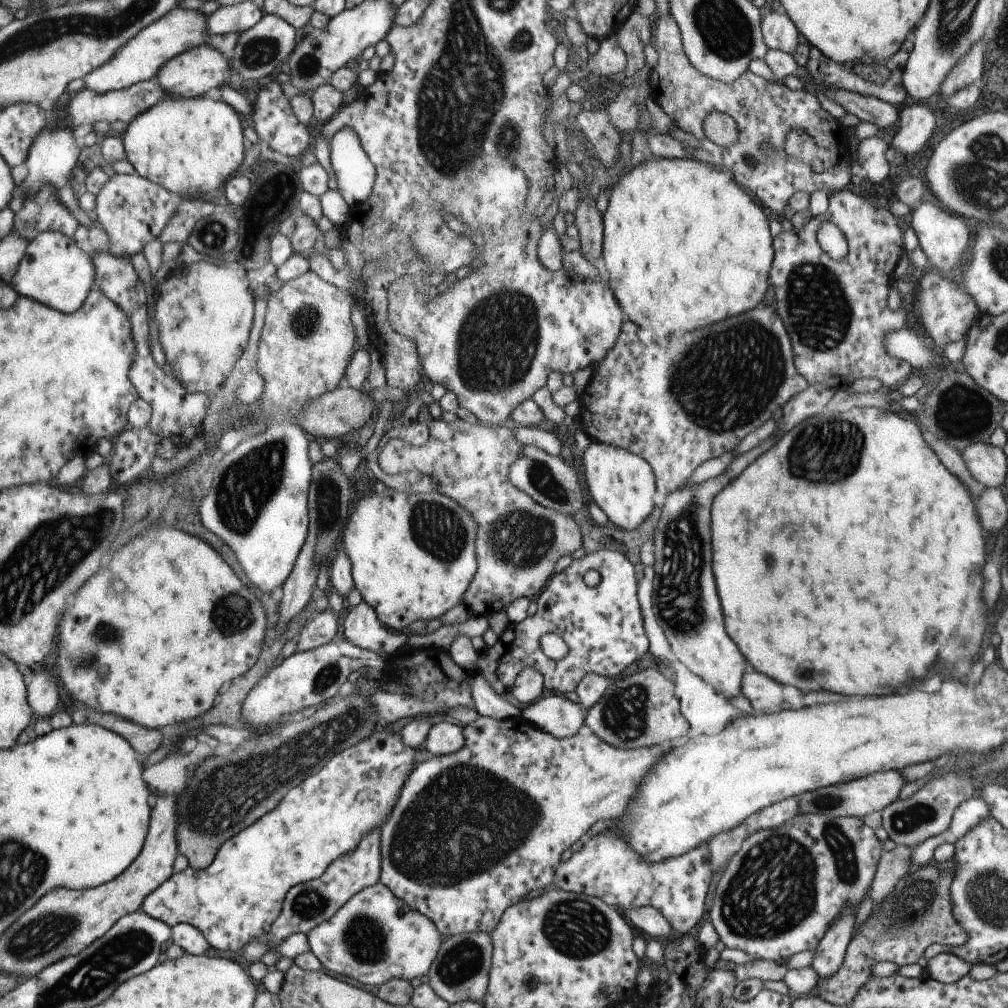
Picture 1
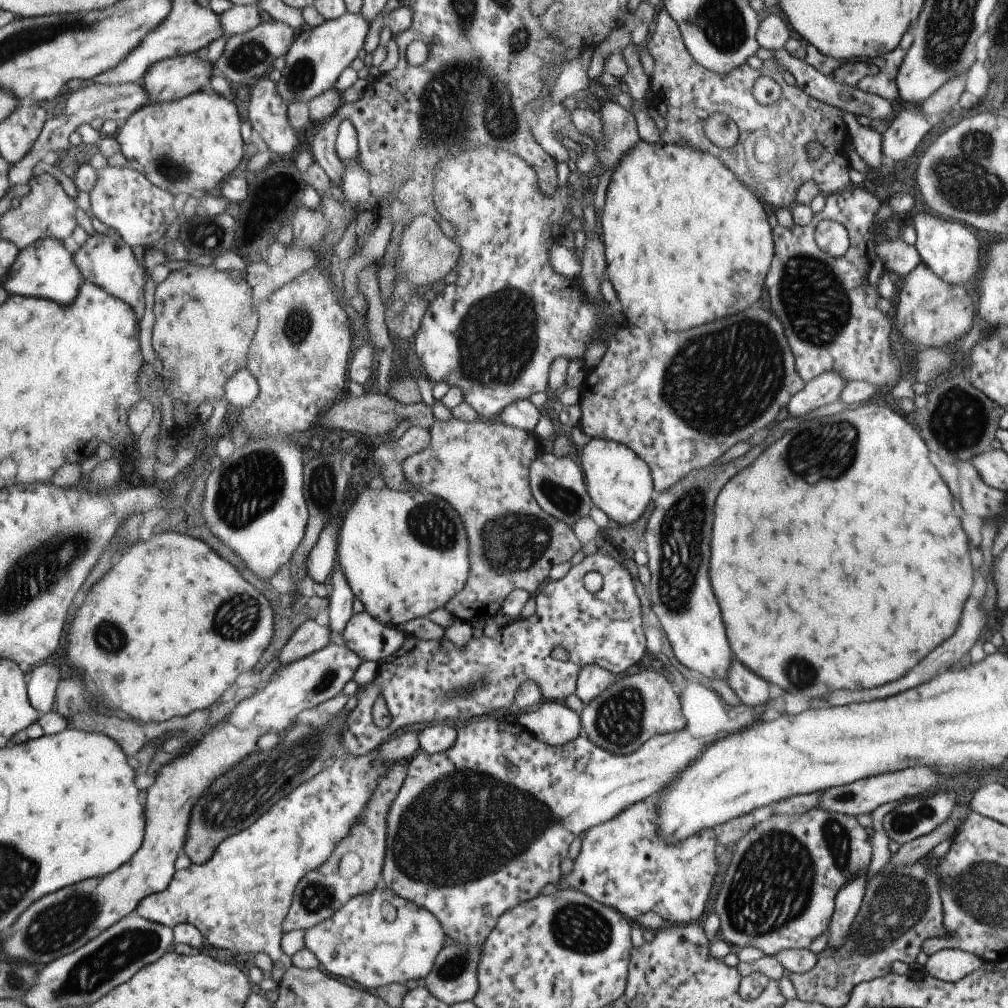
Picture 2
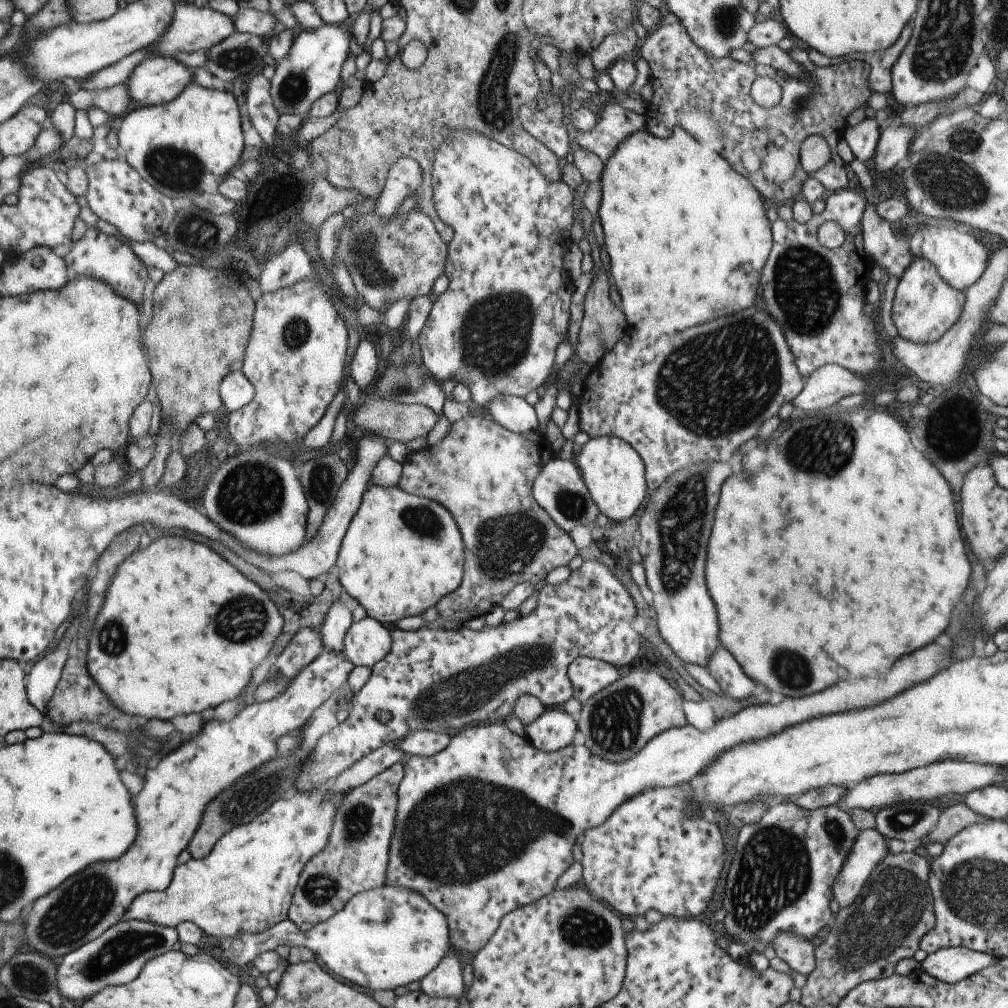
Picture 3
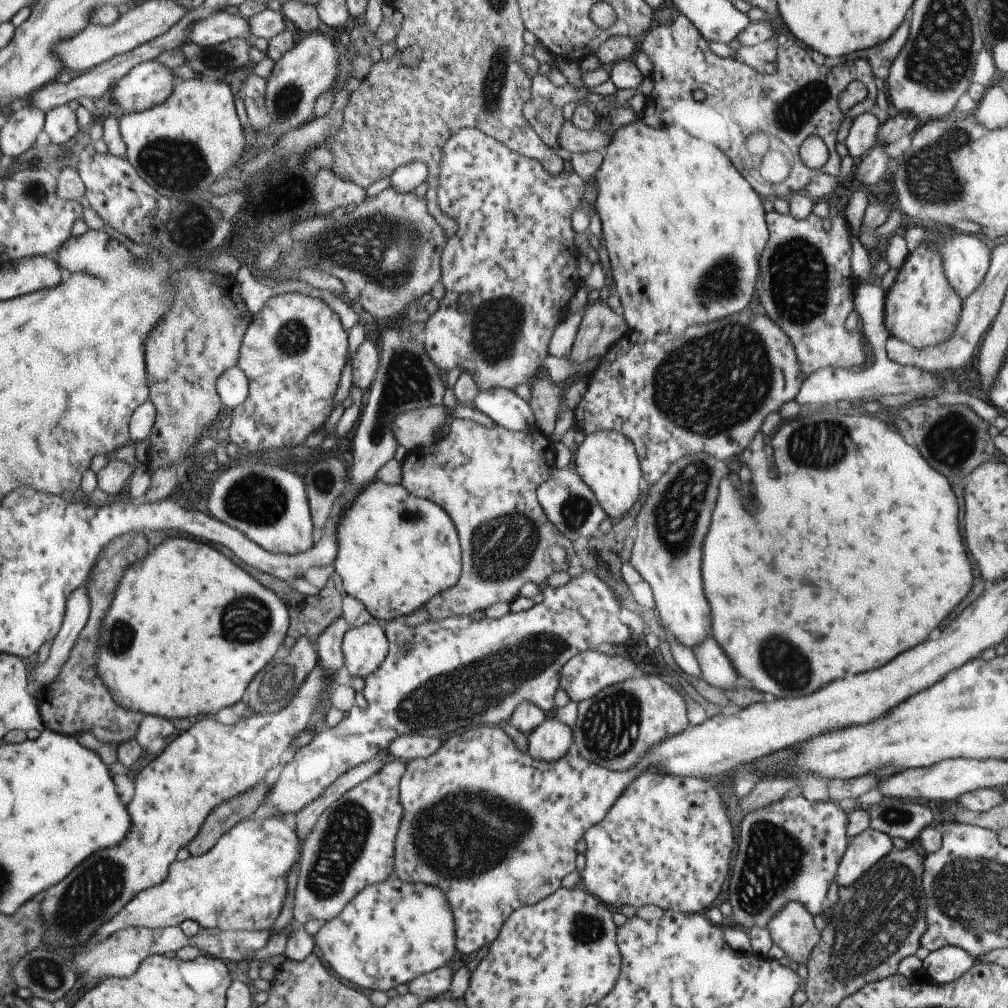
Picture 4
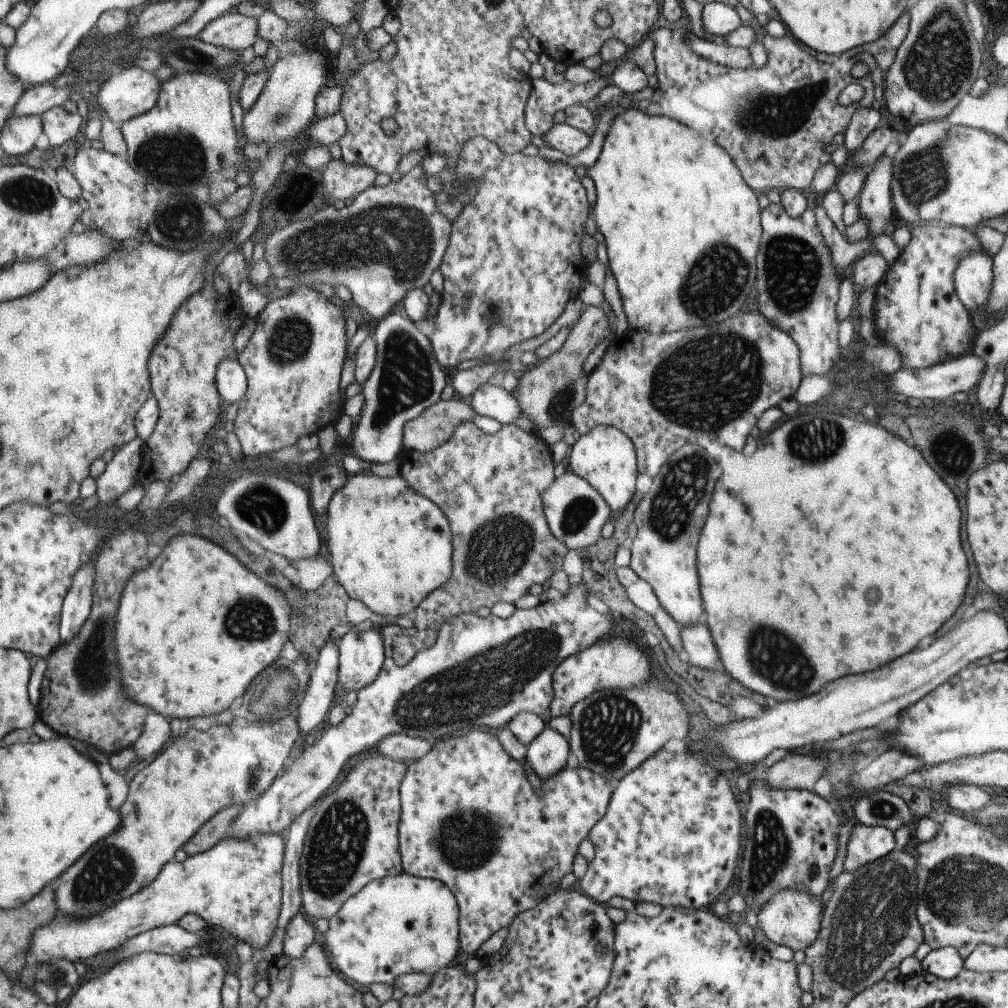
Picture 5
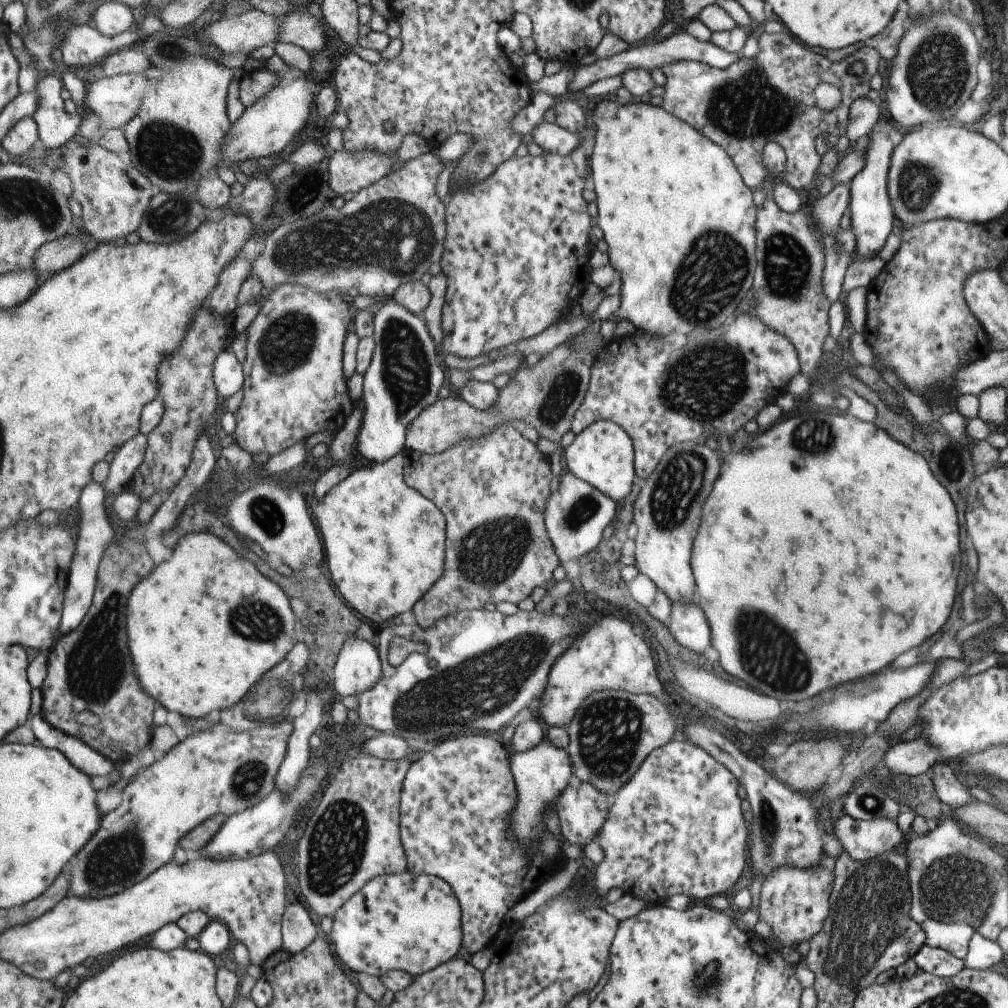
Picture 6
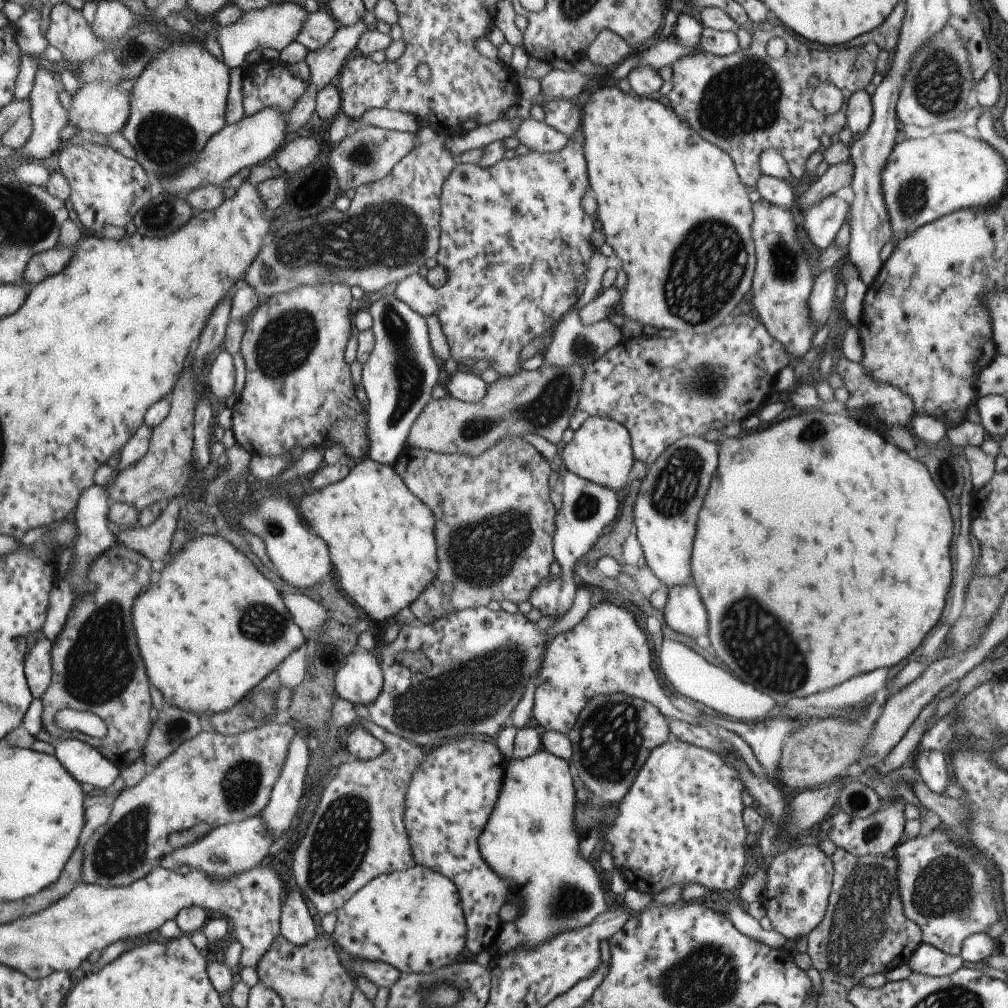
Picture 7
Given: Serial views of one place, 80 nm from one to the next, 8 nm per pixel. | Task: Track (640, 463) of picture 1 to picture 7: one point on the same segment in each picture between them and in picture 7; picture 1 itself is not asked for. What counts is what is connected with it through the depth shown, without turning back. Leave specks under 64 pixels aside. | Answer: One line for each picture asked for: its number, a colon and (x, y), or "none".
2: (618, 482)
3: (614, 475)
4: (606, 461)
5: (604, 457)
6: (602, 454)
7: (600, 451)

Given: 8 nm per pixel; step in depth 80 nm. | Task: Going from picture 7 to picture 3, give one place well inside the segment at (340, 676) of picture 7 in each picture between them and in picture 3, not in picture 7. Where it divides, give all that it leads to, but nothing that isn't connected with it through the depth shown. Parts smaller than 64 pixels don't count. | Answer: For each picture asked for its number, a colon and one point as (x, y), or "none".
3: (365, 642)
4: (363, 648)
5: (360, 654)
6: (357, 668)

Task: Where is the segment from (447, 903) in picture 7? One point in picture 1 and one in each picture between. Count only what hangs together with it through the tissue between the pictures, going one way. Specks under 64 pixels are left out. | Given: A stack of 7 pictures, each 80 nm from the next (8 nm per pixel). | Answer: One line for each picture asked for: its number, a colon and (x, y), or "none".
1: (374, 937)
2: (376, 938)
3: (388, 936)
4: (392, 931)
5: (400, 924)
6: (408, 922)

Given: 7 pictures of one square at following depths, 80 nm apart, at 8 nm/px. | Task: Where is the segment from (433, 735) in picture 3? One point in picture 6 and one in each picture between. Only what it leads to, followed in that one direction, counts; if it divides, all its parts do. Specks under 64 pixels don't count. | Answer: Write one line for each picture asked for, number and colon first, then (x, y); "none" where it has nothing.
4: (405, 747)
5: (401, 748)
6: (382, 745)

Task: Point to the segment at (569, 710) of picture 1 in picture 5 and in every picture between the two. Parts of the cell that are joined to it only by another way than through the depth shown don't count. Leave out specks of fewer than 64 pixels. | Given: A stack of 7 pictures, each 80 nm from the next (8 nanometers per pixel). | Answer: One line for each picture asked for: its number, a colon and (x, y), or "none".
2: (554, 724)
3: (554, 729)
4: (551, 739)
5: (545, 754)

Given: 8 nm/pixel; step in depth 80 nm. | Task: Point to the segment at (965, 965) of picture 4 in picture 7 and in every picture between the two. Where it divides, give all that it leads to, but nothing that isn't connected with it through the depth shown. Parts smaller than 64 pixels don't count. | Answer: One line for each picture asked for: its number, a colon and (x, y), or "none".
5: (944, 963)
6: (933, 960)
7: (925, 960)

